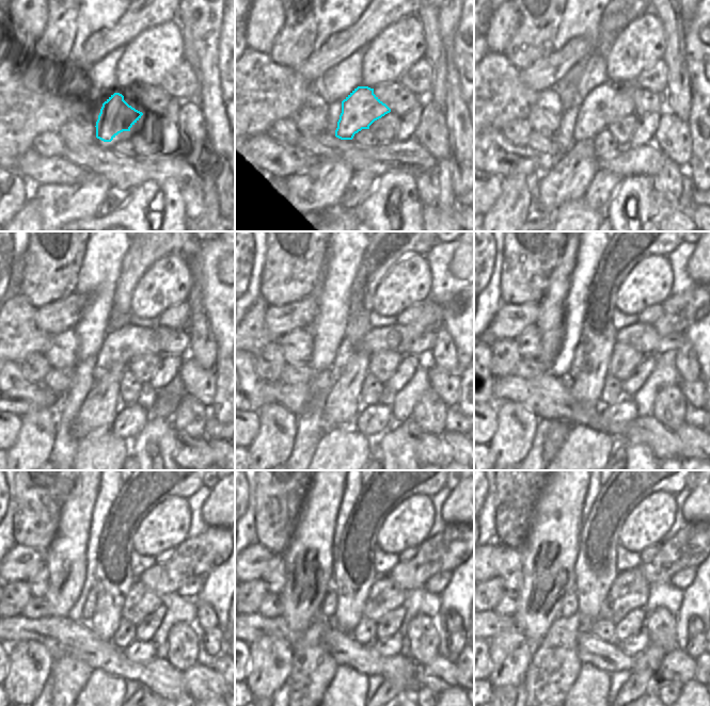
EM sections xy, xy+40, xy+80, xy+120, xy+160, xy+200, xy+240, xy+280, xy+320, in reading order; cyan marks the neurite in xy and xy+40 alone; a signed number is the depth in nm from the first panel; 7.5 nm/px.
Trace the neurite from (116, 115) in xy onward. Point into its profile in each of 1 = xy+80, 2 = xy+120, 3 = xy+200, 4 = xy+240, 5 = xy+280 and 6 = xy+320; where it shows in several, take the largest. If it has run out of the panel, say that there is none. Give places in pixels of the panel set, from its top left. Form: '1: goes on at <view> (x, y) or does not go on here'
1: goes on at xy+80 (606, 103)
2: goes on at xy+120 (121, 347)
3: goes on at xy+200 (678, 311)
4: goes on at xy+240 (200, 555)
5: goes on at xy+280 (451, 547)
6: goes on at xy+320 (691, 546)

